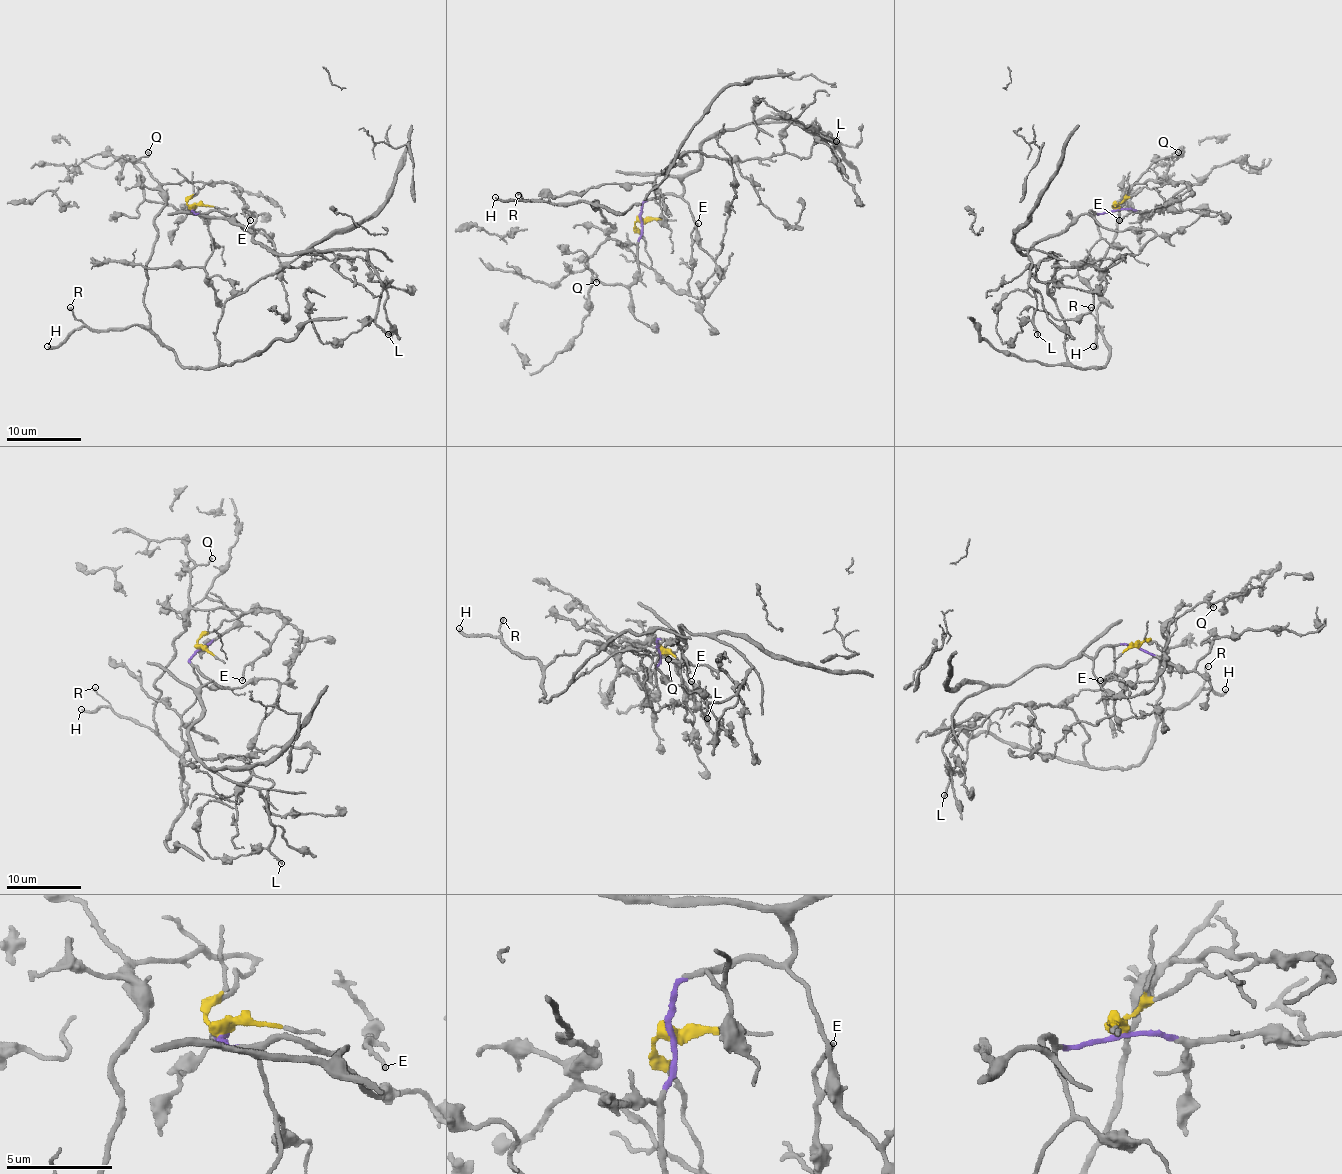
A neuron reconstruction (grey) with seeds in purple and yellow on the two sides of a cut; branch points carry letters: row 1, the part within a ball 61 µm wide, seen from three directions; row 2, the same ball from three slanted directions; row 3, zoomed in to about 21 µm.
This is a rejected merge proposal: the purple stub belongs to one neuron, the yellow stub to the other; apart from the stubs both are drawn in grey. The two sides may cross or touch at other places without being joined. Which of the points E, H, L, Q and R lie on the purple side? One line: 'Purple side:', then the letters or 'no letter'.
Purple side: L

